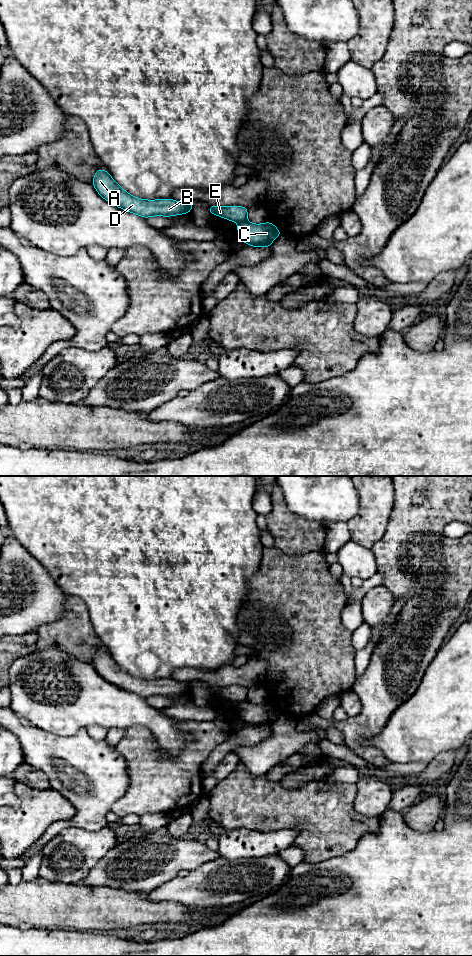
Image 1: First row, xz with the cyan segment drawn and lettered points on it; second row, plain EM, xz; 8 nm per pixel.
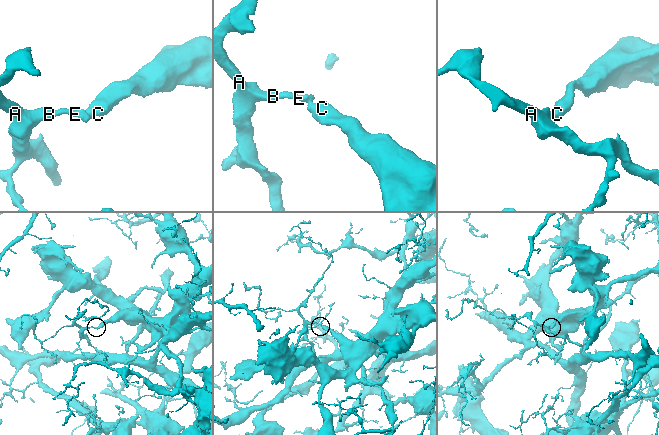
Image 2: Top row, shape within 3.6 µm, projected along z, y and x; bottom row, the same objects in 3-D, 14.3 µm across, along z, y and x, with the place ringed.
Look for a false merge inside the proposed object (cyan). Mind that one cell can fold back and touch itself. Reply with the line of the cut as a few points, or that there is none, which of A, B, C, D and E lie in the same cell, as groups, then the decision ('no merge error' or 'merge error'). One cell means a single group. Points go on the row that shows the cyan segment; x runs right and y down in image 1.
xz (246, 220), (239, 223) | A B D E / C | merge error

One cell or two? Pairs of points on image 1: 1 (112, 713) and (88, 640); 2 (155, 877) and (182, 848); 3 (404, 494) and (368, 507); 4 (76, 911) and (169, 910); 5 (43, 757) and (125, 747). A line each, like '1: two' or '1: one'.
1: two
2: one
3: two
4: one
5: two

